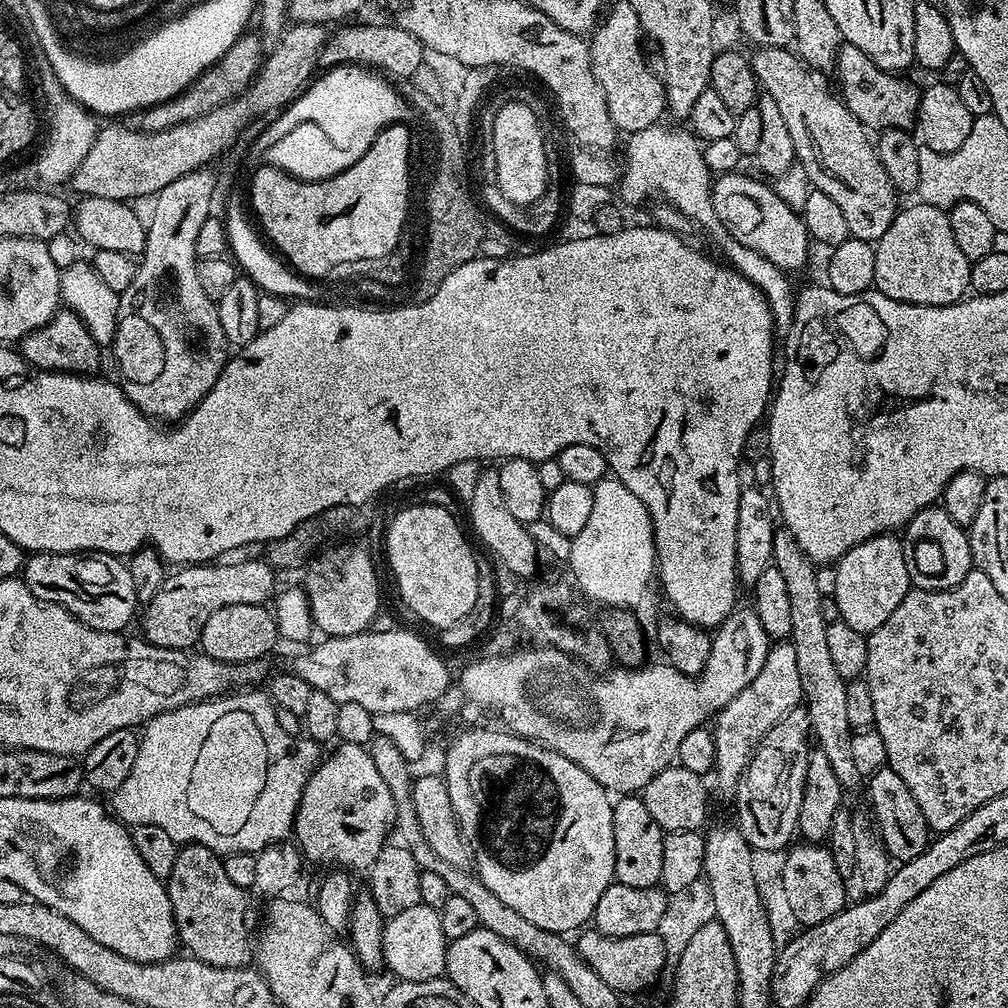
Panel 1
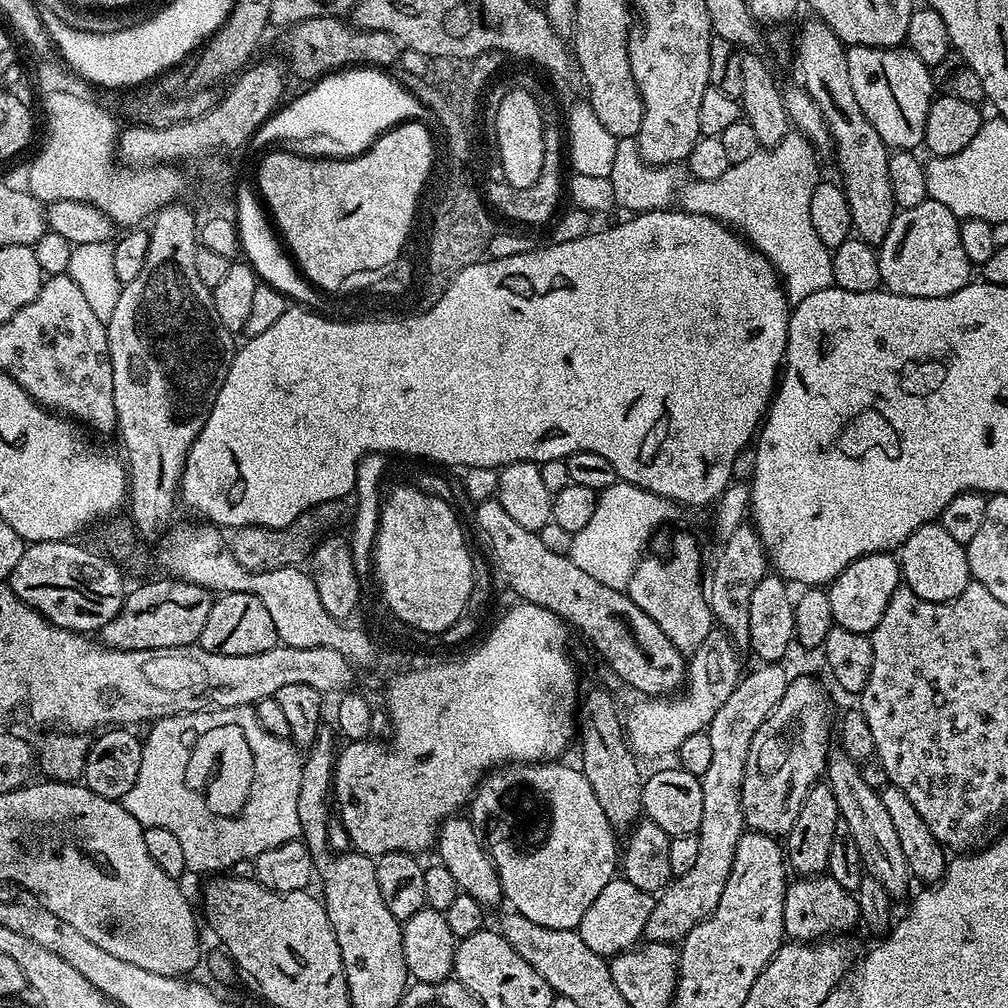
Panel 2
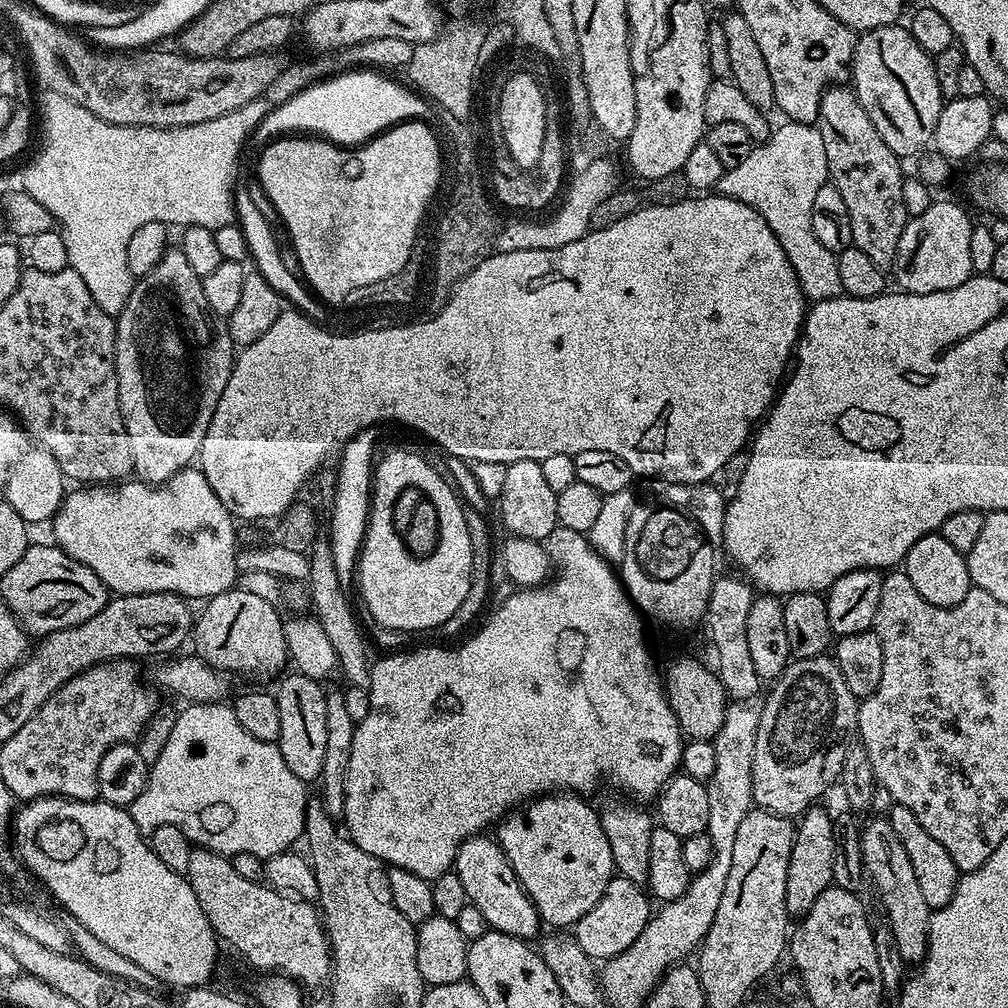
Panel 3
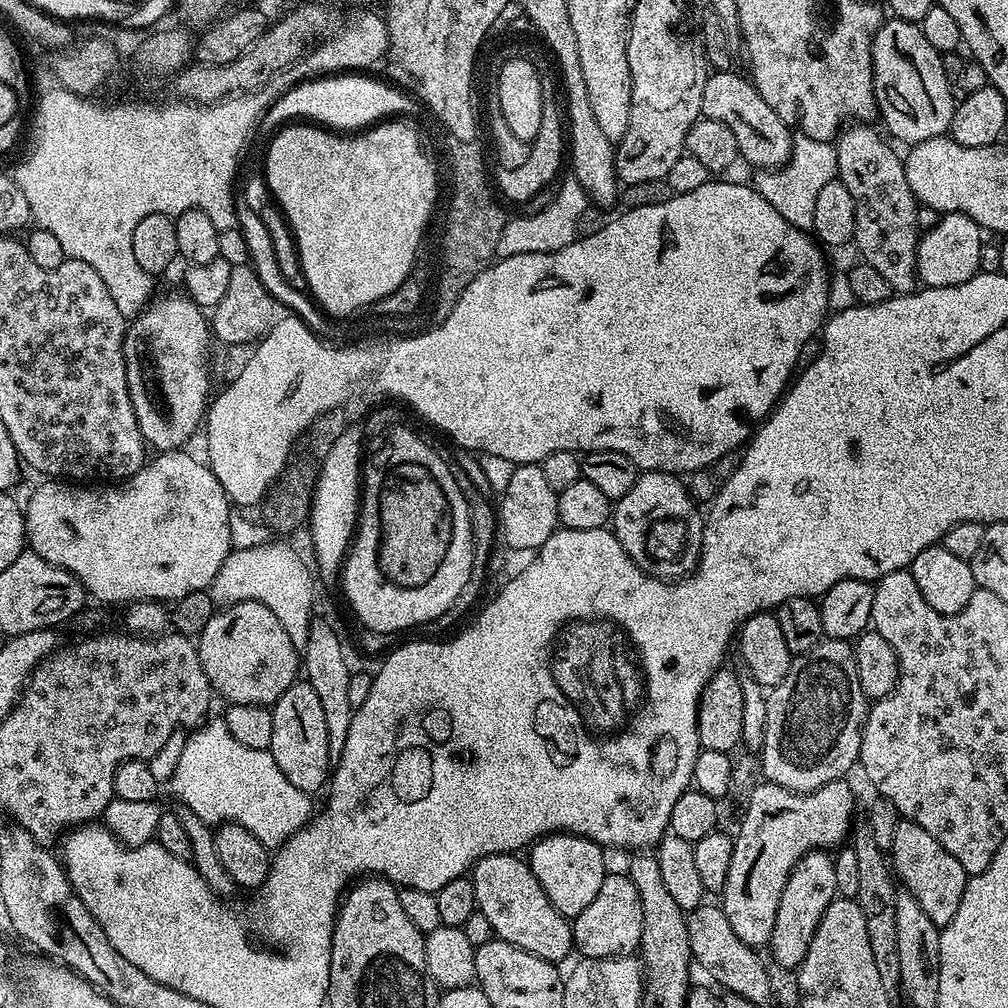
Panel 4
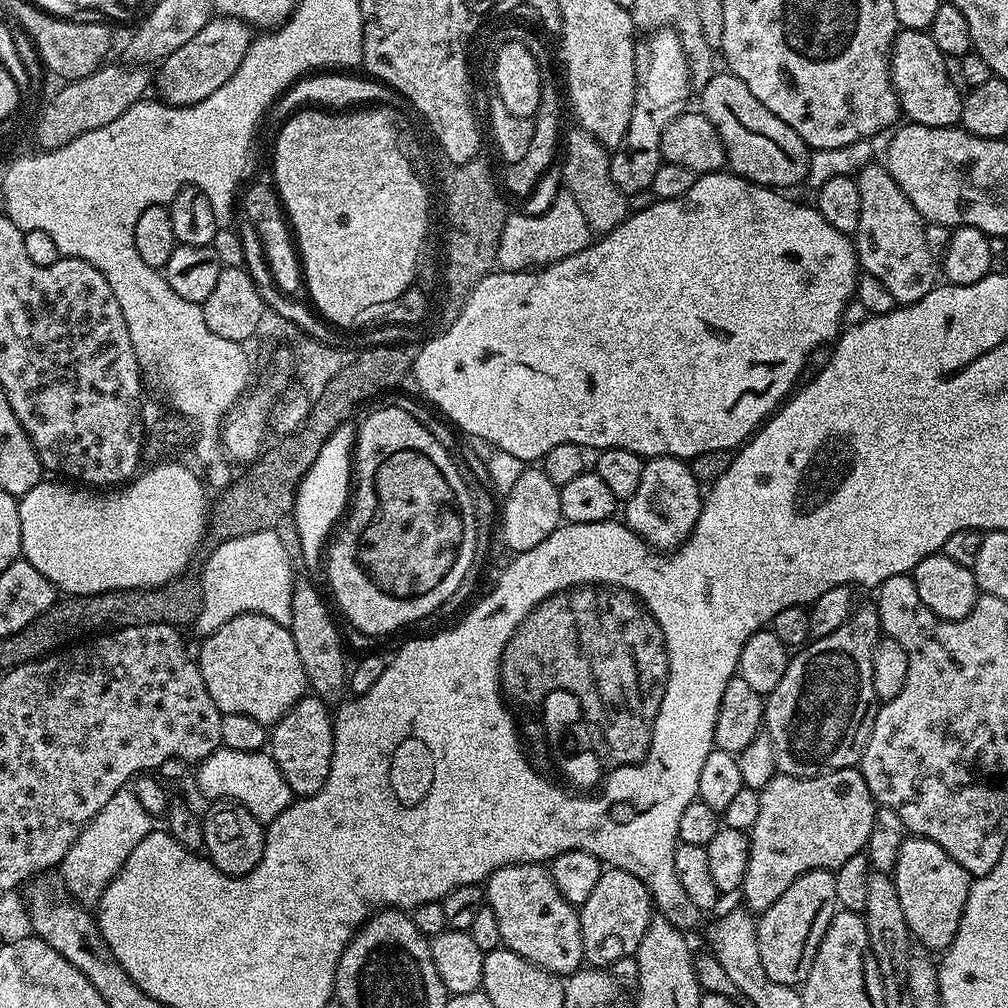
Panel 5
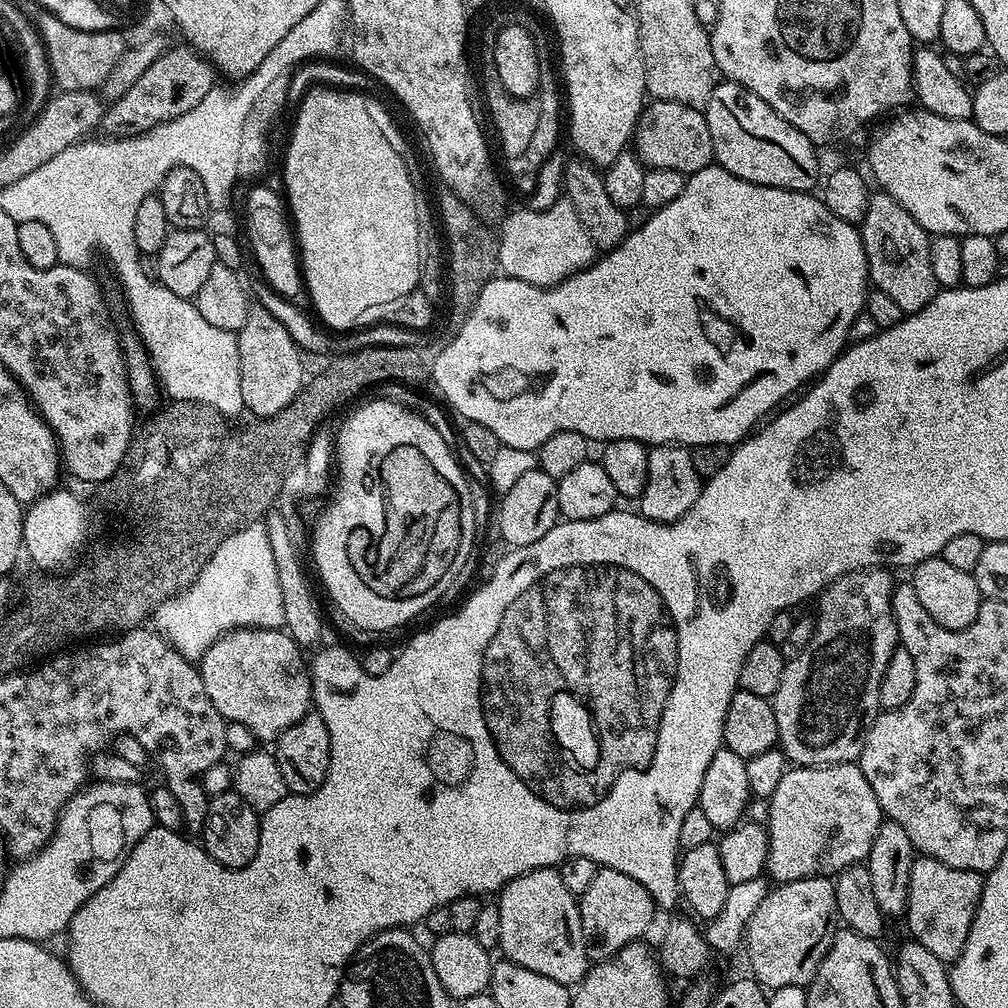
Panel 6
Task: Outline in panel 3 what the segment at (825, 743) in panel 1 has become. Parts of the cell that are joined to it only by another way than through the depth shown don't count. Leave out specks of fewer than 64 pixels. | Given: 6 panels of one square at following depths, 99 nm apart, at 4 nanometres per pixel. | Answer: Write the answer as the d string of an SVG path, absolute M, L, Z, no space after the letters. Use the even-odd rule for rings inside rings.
M882 816L872 819L876 820L872 820L868 824L865 823L861 827L860 833L865 873L869 876L871 884L873 882L876 886L876 890L882 900L884 910L888 916L886 922L894 934L902 961L906 964L911 964L911 962L918 964L923 961L925 954L928 952L929 922L932 916L932 909L929 903L926 902L926 898L923 897L918 878L915 877L914 866L910 863L910 856L903 849L902 842L898 840L891 821Z

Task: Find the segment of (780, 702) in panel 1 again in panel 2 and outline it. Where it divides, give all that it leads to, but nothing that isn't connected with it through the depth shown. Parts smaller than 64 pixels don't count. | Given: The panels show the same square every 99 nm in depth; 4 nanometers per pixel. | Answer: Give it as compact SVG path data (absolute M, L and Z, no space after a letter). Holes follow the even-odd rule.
M764 662L756 668L752 673L745 675L738 682L738 686L734 690L734 694L730 694L730 698L726 698L726 702L722 702L722 706L718 710L718 714L714 714L714 718L706 729L708 737L710 738L710 767L706 770L706 774L702 774L700 777L700 785L702 786L702 826L698 833L698 859L694 861L694 866L686 874L675 877L669 883L668 887L663 892L659 893L658 899L654 910L650 914L650 922L646 922L646 930L643 934L643 939L648 942L680 942L684 937L688 935L690 930L694 930L696 924L700 924L707 916L712 913L718 906L718 898L722 898L722 890L726 890L726 878L730 878L730 870L734 866L734 854L738 850L738 842L743 838L746 825L744 823L744 815L742 814L742 778L746 774L746 758L750 754L750 742L754 742L754 734L758 734L758 726L762 726L762 722L766 722L766 718L774 710L774 706L778 706L778 702L782 702L782 696L786 694L786 688L790 679L789 673L784 673L785 665L780 662Z

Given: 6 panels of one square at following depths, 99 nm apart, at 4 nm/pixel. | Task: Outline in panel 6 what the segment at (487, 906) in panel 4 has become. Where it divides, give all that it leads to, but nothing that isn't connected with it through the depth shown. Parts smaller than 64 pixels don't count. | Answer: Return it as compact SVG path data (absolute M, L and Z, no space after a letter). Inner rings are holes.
M539 868L514 878L498 893L502 914L499 951L518 966L546 974L565 986L579 985L590 967L578 897L566 890L556 868Z

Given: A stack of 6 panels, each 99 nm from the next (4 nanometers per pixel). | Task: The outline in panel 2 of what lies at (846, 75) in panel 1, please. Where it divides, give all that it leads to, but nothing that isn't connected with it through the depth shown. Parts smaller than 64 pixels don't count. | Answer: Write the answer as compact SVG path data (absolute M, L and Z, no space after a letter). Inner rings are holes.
M851 45L847 49L848 69L850 70L850 86L854 90L854 98L858 106L862 106L862 114L870 118L874 130L878 130L878 138L889 150L916 150L924 143L926 118L934 99L932 73L929 65L918 58L907 46L898 48L871 48L870 46Z

